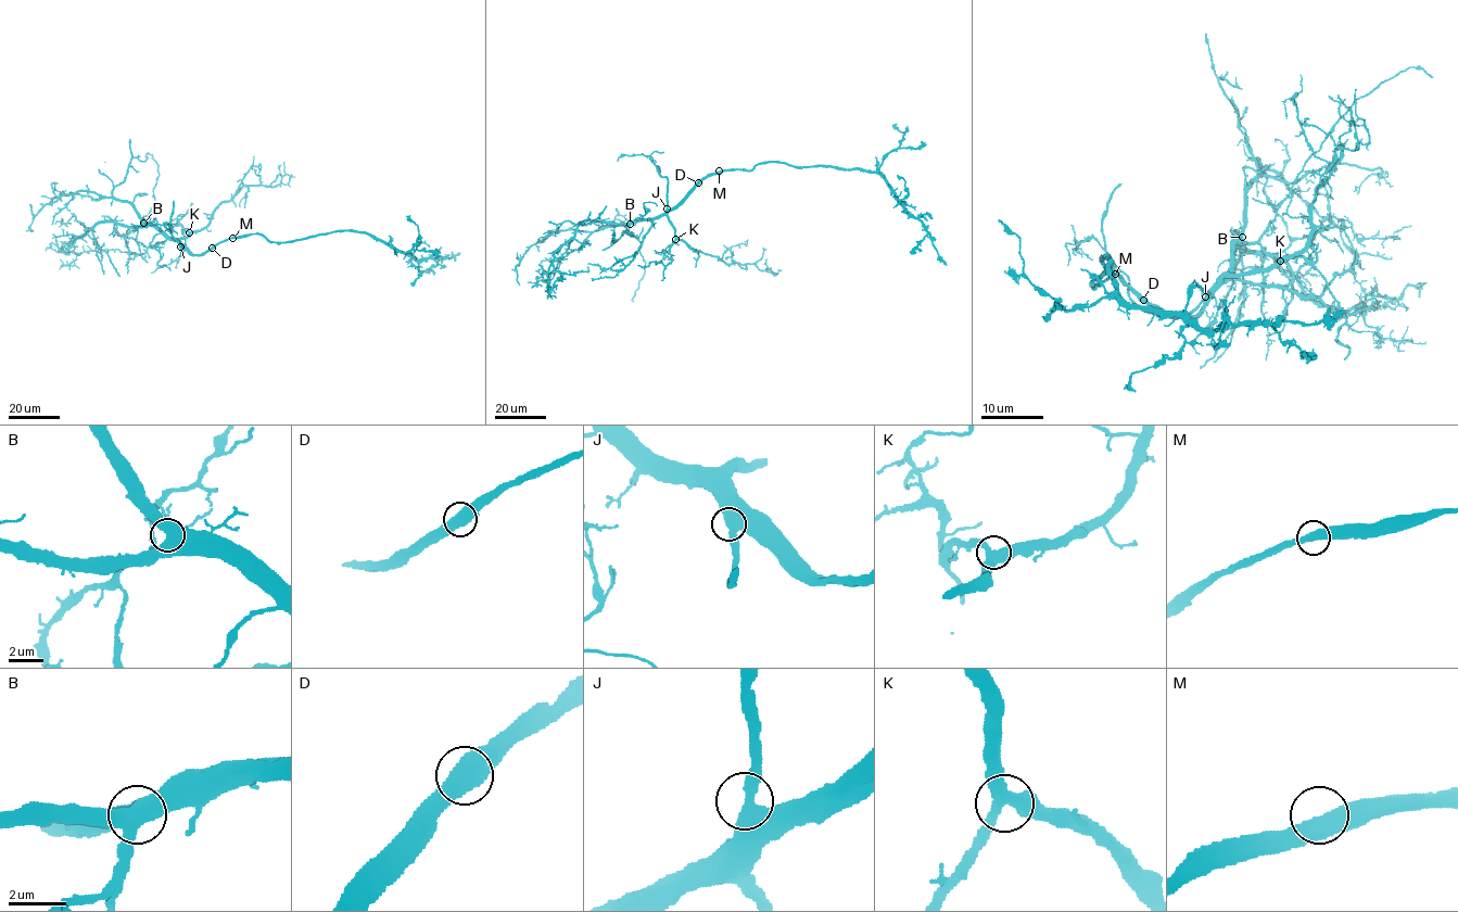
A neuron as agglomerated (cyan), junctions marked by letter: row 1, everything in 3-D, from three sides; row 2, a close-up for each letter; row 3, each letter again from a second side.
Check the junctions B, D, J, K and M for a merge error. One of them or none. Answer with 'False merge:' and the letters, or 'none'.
False merge: none

